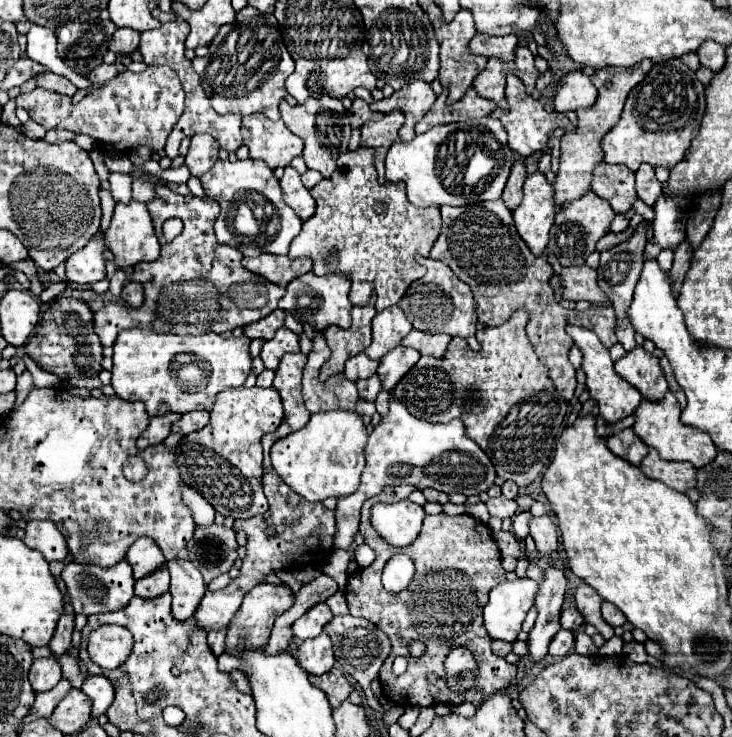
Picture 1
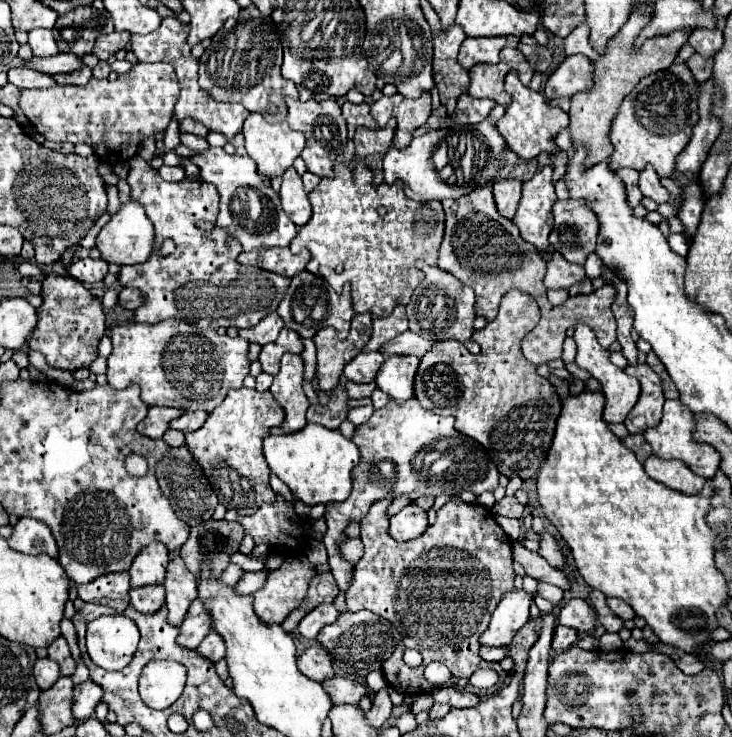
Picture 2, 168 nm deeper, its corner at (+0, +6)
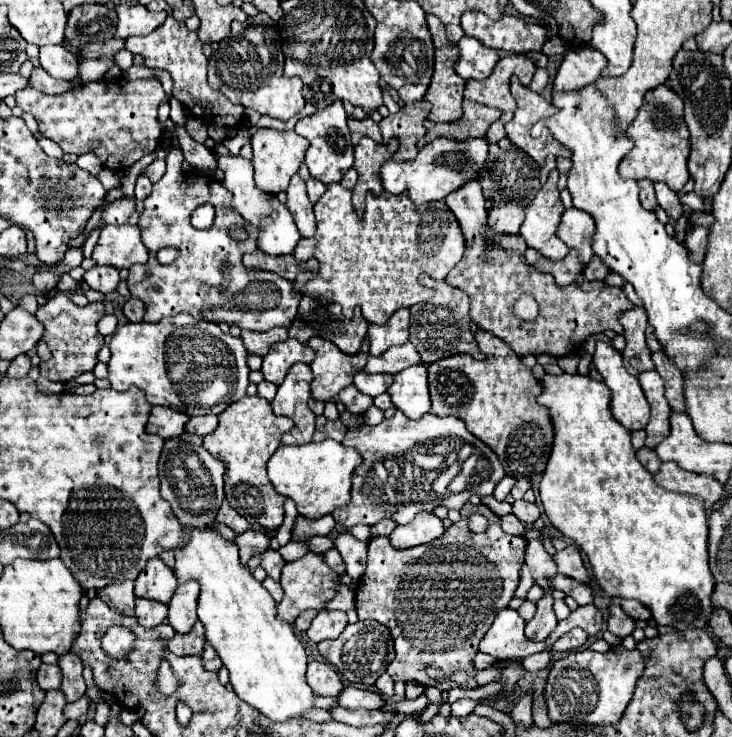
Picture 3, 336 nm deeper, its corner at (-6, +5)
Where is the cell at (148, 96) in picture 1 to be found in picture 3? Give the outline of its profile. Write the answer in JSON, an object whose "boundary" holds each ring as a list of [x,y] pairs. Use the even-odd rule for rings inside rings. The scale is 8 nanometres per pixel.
{"boundary":[[[121,79],[121,81],[91,81],[61,95],[43,95],[33,87],[15,93],[17,105],[31,113],[39,123],[39,131],[53,139],[65,153],[95,153],[109,169],[129,169],[143,155],[155,151],[161,141],[157,109],[169,95],[157,79]],[[99,143],[99,147],[91,147]]]}

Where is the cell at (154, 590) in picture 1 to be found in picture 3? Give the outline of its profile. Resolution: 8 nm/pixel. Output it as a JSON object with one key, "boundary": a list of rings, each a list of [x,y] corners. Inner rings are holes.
{"boundary":[[[137,599],[135,617],[137,617],[137,621],[139,621],[143,627],[153,629],[153,627],[161,625],[161,623],[167,619],[167,605],[165,605],[165,603],[159,603],[159,601]]]}

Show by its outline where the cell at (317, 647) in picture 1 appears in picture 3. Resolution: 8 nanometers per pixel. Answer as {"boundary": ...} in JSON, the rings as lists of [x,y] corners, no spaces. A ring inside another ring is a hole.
{"boundary":[[[311,661],[307,667],[307,683],[315,691],[315,695],[337,697],[343,689],[339,673],[327,661]]]}

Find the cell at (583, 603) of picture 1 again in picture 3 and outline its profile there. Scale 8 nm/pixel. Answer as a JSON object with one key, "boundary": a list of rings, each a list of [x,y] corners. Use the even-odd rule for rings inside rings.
{"boundary":[[[617,603],[609,605],[609,621],[607,621],[607,629],[617,635],[617,637],[627,637],[631,635],[631,631],[635,629],[635,621],[623,613],[623,609]]]}

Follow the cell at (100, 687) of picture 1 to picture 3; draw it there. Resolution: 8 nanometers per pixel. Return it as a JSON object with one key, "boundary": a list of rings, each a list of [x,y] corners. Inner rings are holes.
{"boundary":[[[81,697],[81,699],[73,701],[73,703],[67,703],[63,713],[67,715],[67,719],[75,719],[75,721],[79,721],[81,717],[85,717],[85,715],[89,713],[89,707],[91,707],[91,701],[89,701],[87,697]]]}

